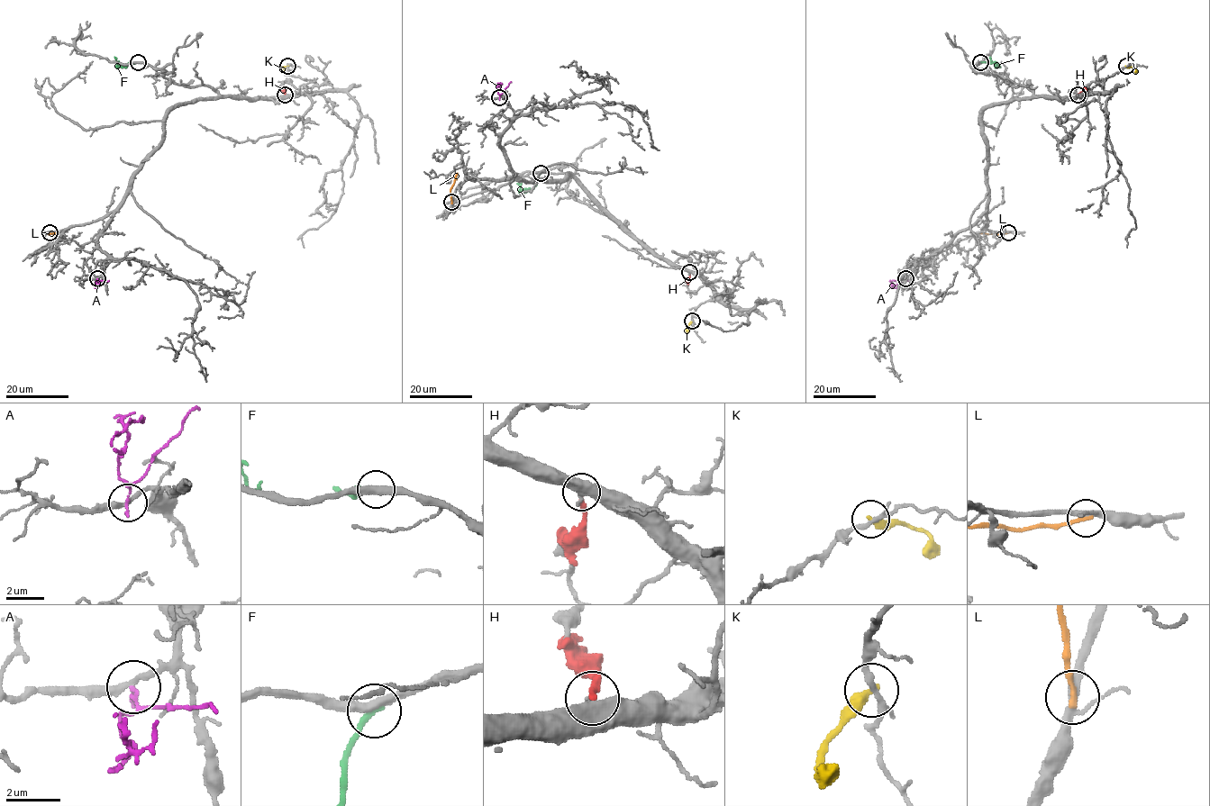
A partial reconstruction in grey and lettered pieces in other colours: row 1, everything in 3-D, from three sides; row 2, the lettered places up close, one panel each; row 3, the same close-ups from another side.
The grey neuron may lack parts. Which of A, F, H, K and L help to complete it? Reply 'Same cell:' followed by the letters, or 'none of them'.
Same cell: none of them

